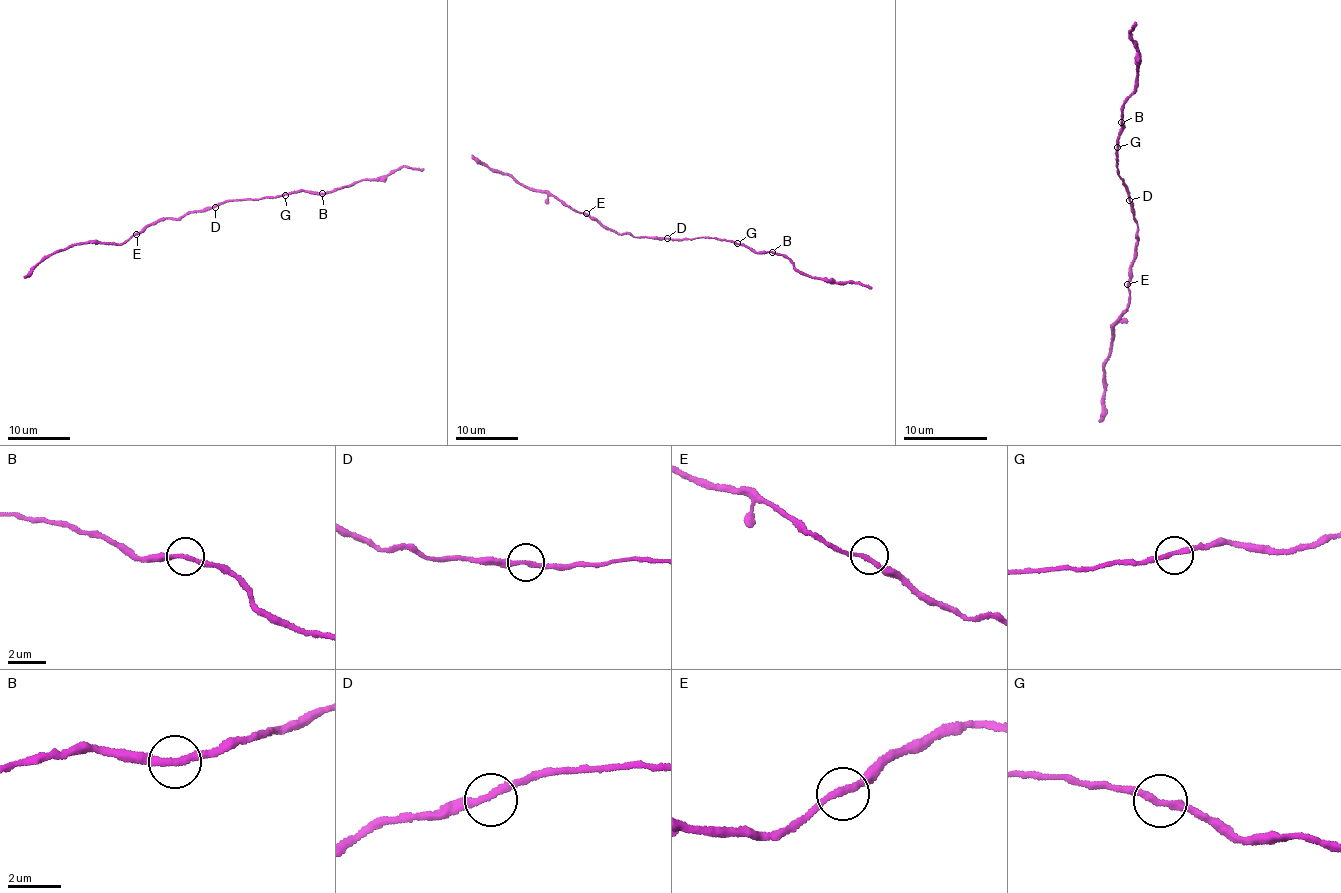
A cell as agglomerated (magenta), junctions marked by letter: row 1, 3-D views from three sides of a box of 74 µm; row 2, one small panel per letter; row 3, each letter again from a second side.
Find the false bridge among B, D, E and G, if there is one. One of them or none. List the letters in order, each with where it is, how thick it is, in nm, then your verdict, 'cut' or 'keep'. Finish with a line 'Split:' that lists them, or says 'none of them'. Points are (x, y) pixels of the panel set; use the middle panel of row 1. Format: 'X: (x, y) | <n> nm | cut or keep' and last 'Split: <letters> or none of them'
B: (772, 252) | 240 nm | cut
D: (667, 238) | 260 nm | keep
E: (586, 213) | 240 nm | keep
G: (737, 243) | 240 nm | keep
Split: B

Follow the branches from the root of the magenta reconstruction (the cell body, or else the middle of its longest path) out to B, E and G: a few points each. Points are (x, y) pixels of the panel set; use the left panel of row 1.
B: (215, 204), (302, 190), (322, 193)
E: (215, 204), (156, 222), (136, 234)
G: (215, 204), (285, 195)

